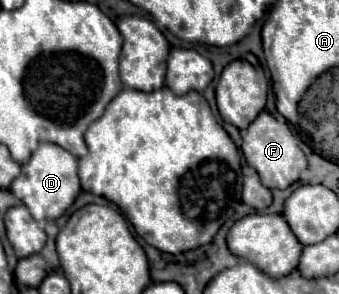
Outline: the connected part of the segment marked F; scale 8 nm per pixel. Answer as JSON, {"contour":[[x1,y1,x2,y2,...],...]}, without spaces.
{"contour":[[263,110,249,124,249,128,243,136,241,150,243,150,247,164,259,172,261,182,271,190,291,186,293,182,299,180,299,174,307,168,307,158,305,158,303,150,297,146,297,138,291,134,289,126,285,122,275,120,275,116,271,116,267,110]]}

